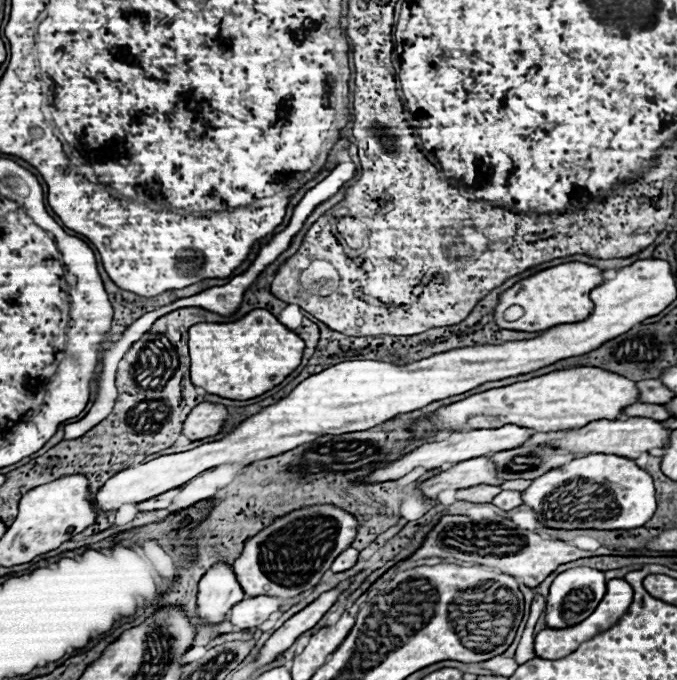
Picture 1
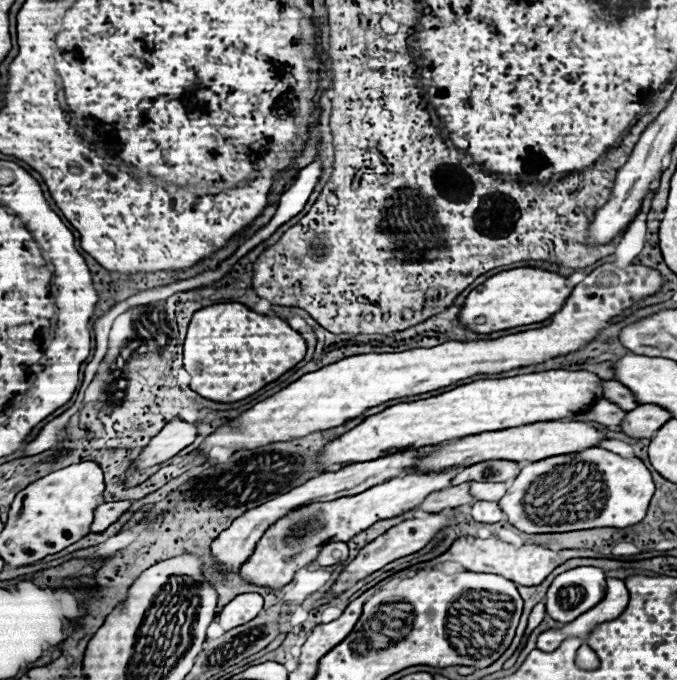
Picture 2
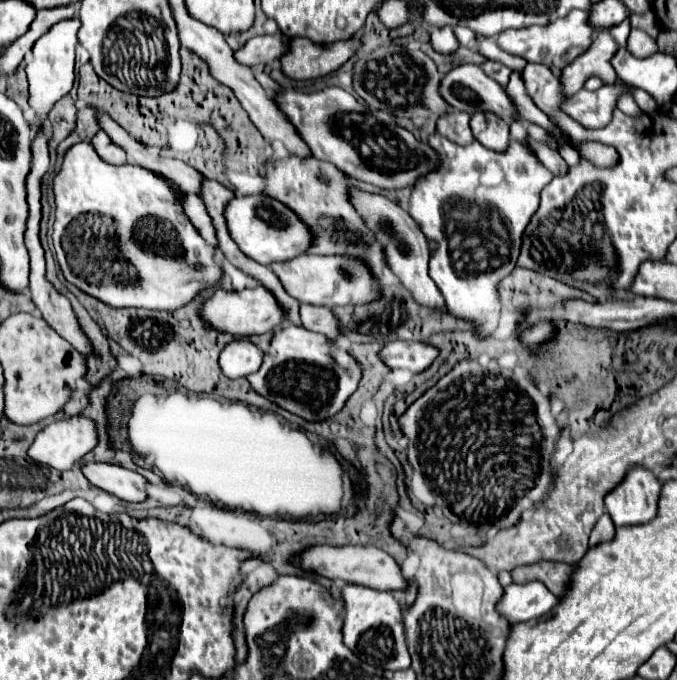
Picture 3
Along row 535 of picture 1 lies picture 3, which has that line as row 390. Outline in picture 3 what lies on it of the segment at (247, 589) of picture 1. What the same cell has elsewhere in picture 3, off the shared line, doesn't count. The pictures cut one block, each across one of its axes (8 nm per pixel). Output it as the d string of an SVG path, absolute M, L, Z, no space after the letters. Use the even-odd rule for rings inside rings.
M284 326L278 330L270 342L270 348L264 352L264 362L258 372L246 376L256 392L266 396L268 400L276 402L278 406L286 408L288 412L294 412L310 422L320 422L336 412L340 412L346 404L346 400L356 392L360 378L362 378L362 366L356 358L352 358L344 348L340 348L336 342L326 338L324 334L316 334L306 330L304 326Z

